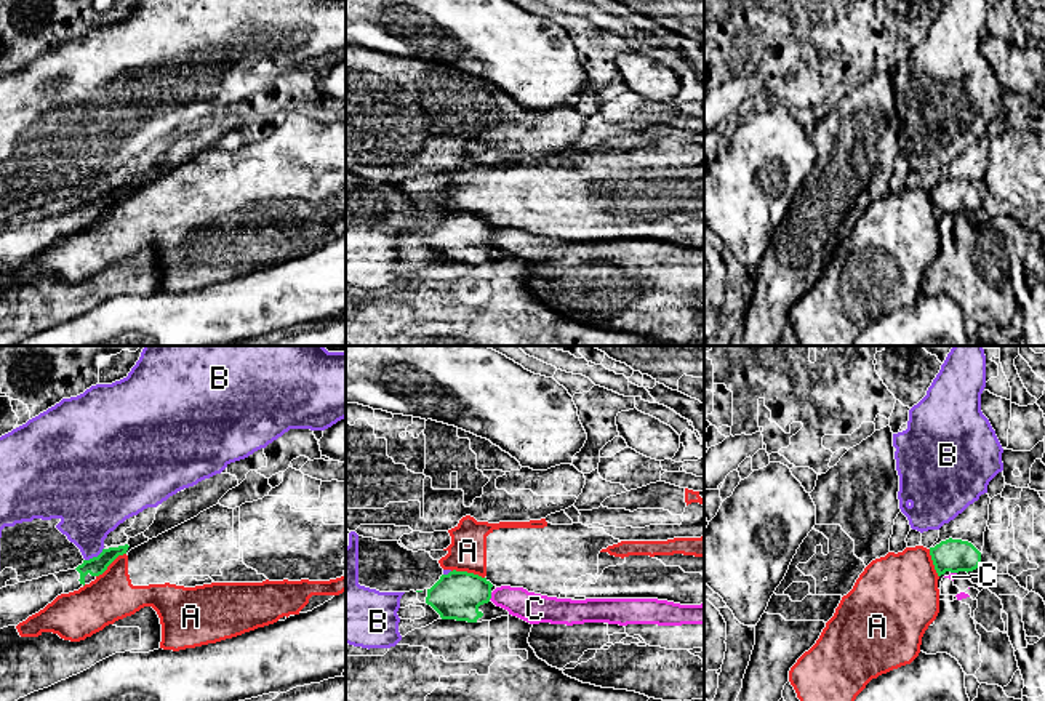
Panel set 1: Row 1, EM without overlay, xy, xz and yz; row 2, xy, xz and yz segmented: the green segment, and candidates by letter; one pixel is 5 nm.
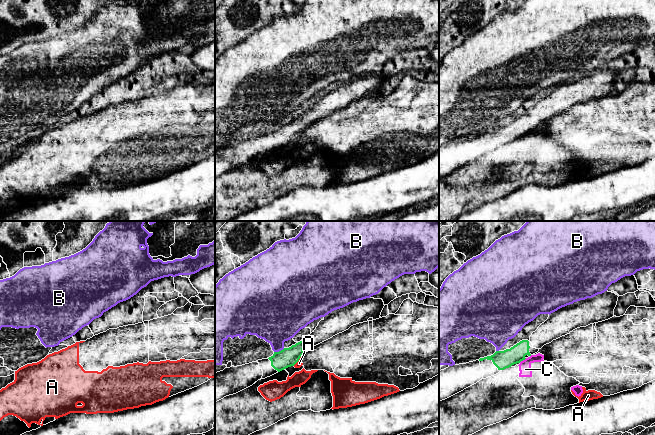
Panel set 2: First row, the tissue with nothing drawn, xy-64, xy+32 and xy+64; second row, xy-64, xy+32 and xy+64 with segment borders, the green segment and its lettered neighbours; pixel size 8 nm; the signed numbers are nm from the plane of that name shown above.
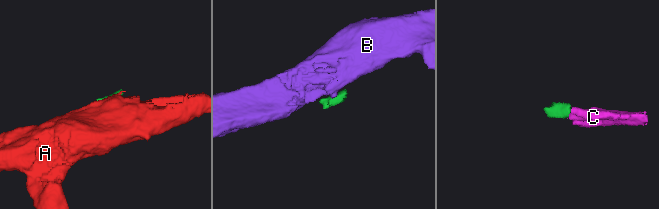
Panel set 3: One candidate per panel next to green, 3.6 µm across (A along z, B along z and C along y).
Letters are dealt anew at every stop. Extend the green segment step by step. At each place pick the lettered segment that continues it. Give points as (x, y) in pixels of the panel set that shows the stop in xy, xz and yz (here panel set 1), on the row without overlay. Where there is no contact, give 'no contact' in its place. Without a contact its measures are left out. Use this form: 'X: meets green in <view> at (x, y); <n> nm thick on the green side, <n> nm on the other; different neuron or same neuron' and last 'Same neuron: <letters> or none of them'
A: meets green in xz at (466, 213); 240 nm thick on the green side, 190 nm on the other; different neuron
B: meets green in xy at (95, 199); 90 nm thick on the green side, 320 nm on the other; different neuron
C: meets green in xz at (490, 237); 240 nm thick on the green side, 150 nm on the other; different neuron
Same neuron: none of them

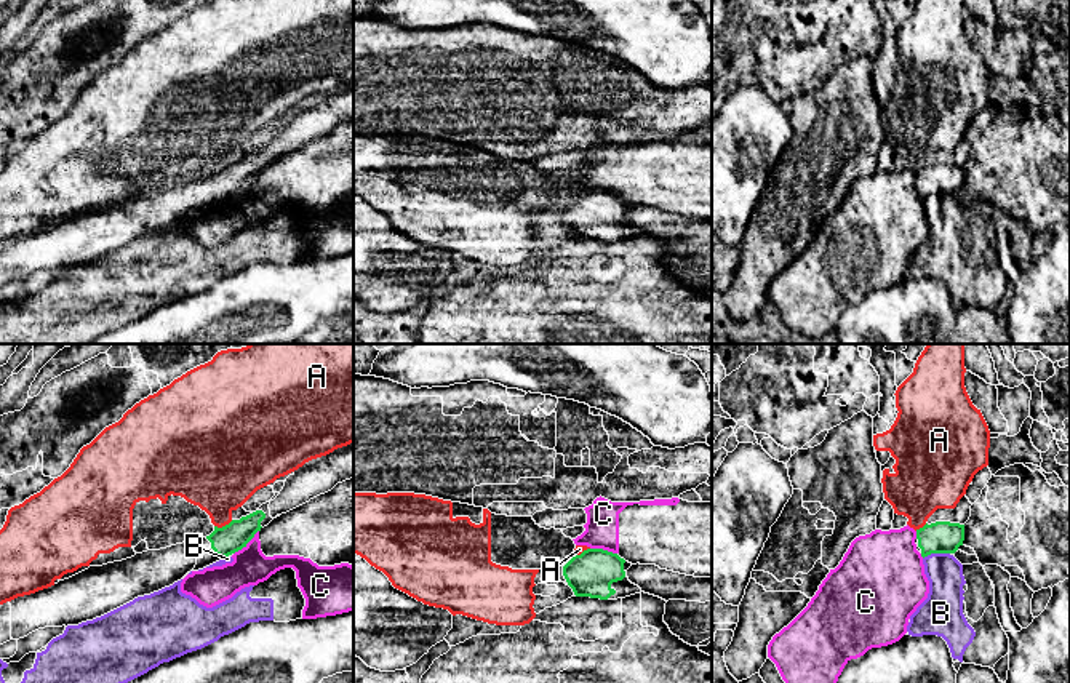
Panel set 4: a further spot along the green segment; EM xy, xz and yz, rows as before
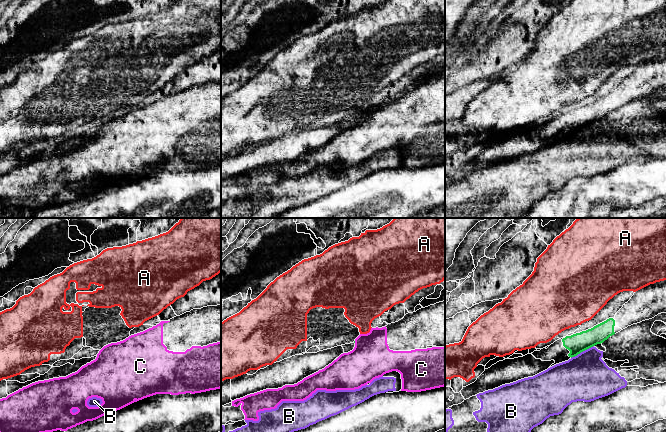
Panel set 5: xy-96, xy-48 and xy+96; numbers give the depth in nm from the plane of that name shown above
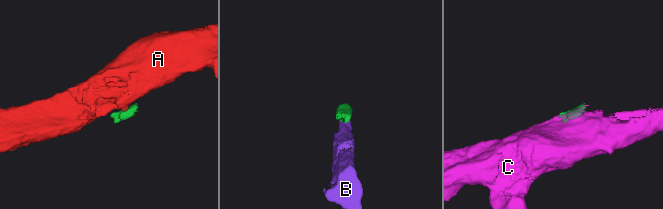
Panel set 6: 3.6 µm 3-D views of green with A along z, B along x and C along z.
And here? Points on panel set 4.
A: meets green in xy at (223, 168); 140 nm thick on the green side, 360 nm on the other; different neuron
B: meets green in yz at (936, 194); 160 nm thick on the green side, 180 nm on the other; different neuron
C: meets green in xy at (247, 184); 140 nm thick on the green side, 190 nm on the other; different neuron
Same neuron: none of them

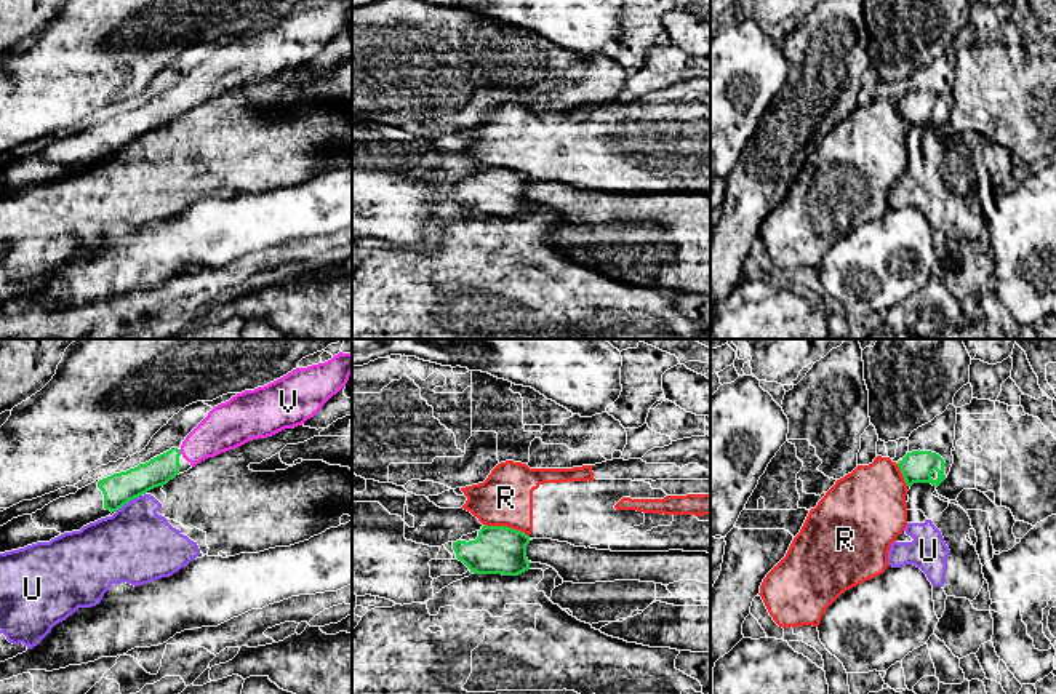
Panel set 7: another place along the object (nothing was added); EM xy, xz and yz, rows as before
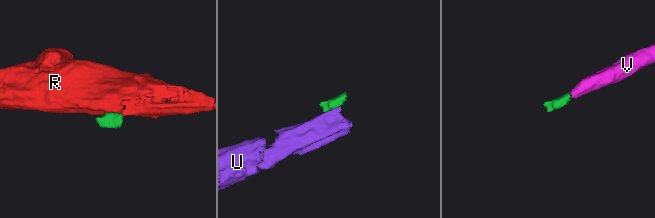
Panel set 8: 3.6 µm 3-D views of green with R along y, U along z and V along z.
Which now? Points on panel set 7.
R: meets green in xz at (506, 168); 240 nm thick on the green side, 280 nm on the other; different neuron
U: meets green in xy at (128, 143); 160 nm thick on the green side, 380 nm on the other; different neuron
V: meets green in xy at (180, 93); 140 nm thick on the green side, 220 nm on the other; same neuron
Same neuron: V

